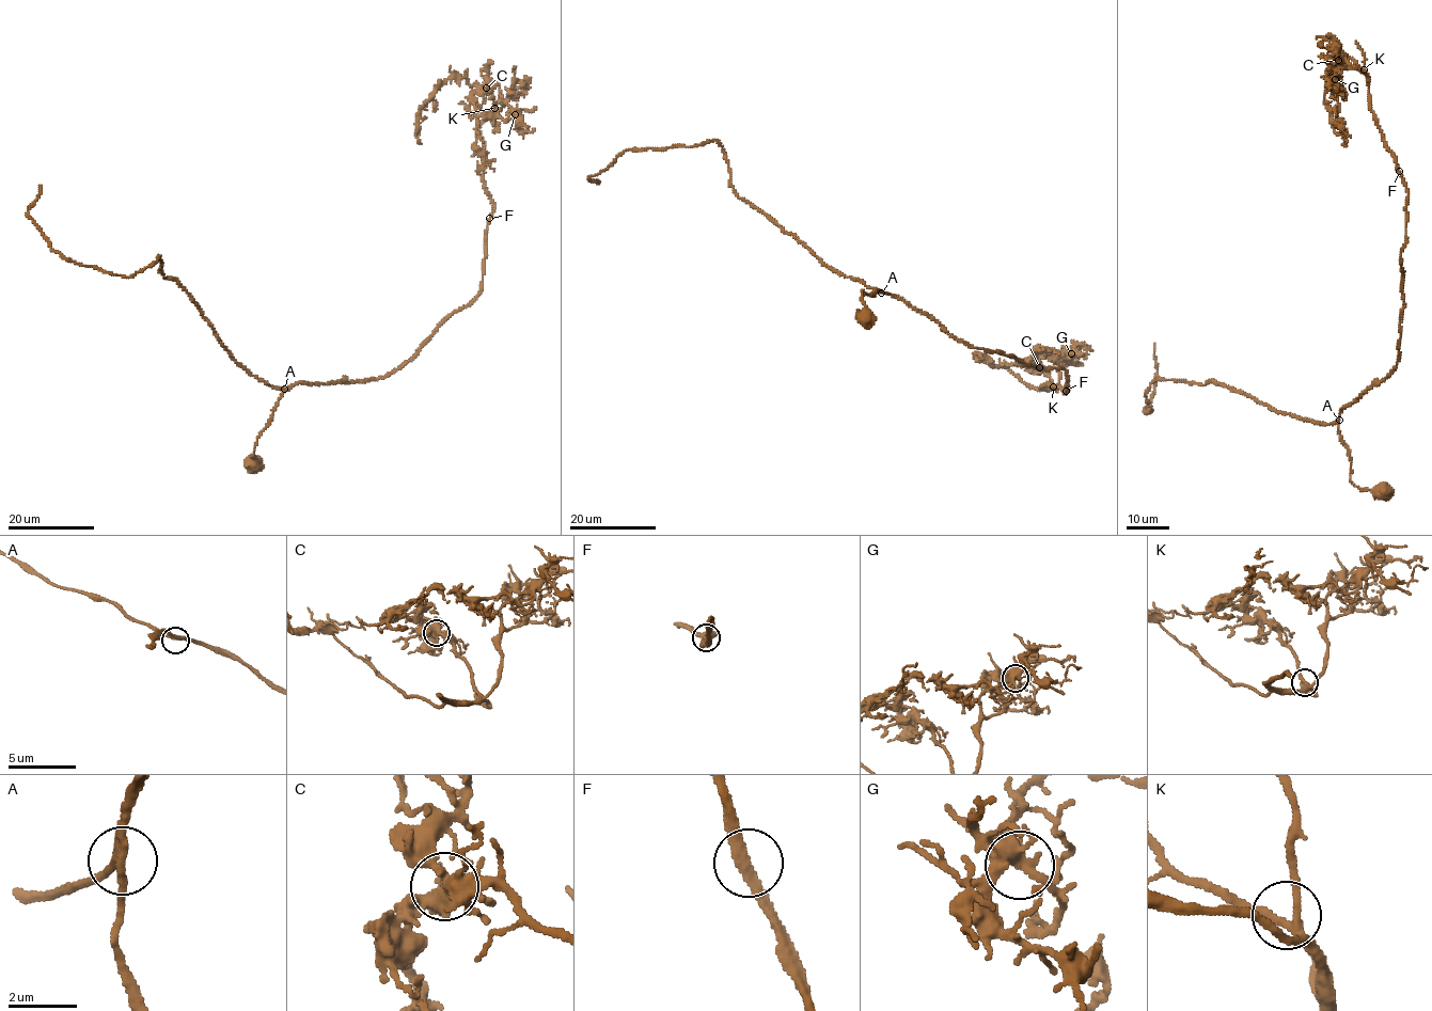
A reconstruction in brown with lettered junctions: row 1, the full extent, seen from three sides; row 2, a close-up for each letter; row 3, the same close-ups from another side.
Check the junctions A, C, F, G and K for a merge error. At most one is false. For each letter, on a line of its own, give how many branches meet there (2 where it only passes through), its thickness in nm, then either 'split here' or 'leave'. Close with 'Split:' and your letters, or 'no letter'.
A: 3 branches meet; 180 nm thick; leave
C: 6 branches meet; 360 nm thick; leave
F: 2 branches meet; 320 nm thick; leave
G: 6 branches meet; 400 nm thick; leave
K: 4 branches meet; 240 nm thick; leave
Split: no letter

